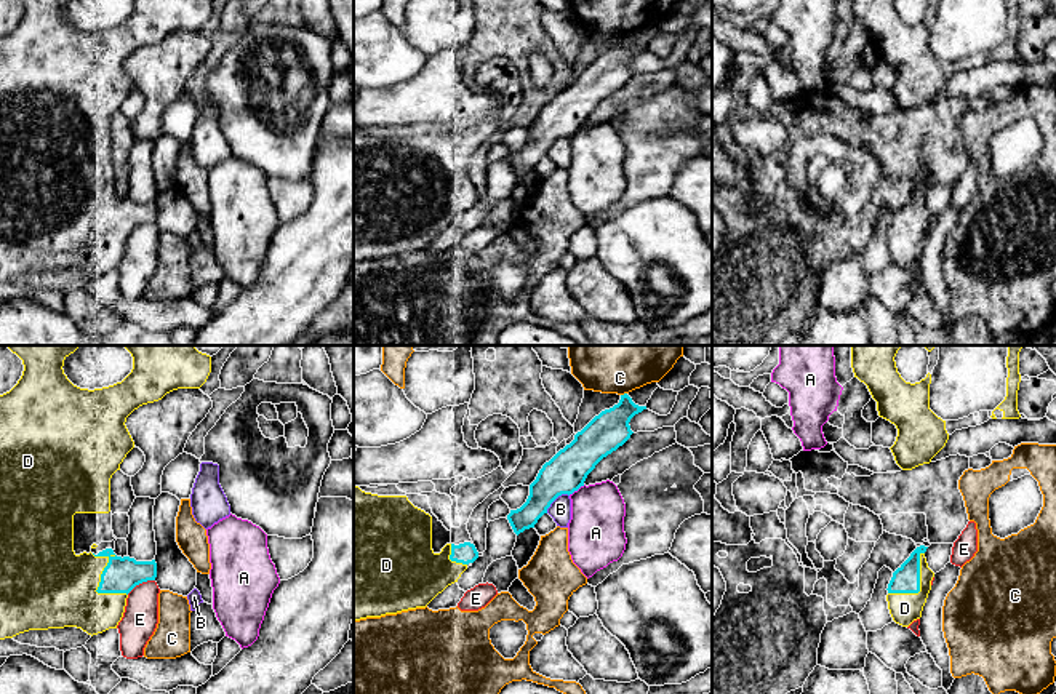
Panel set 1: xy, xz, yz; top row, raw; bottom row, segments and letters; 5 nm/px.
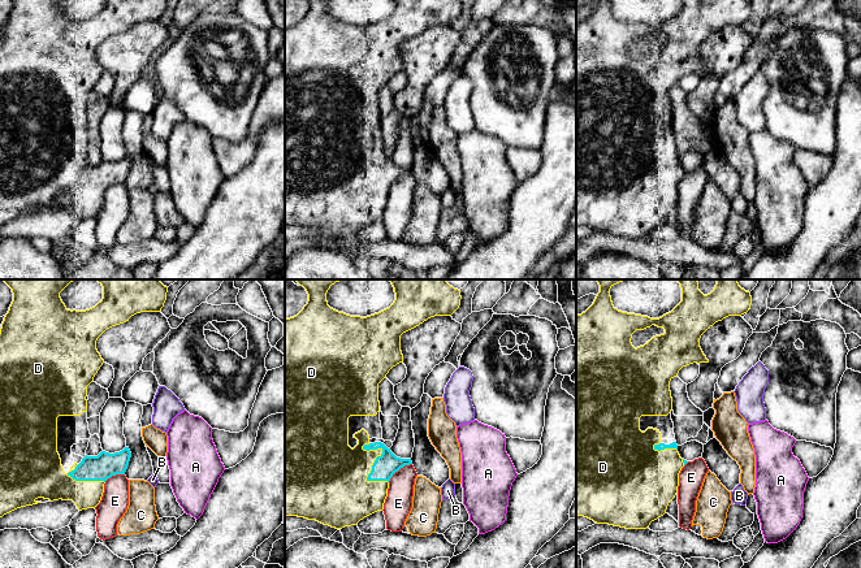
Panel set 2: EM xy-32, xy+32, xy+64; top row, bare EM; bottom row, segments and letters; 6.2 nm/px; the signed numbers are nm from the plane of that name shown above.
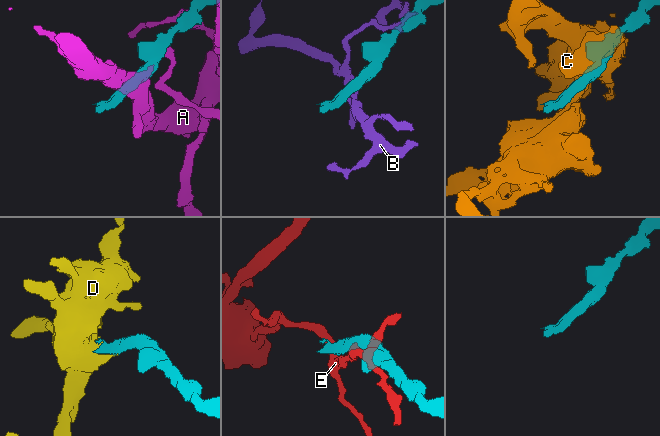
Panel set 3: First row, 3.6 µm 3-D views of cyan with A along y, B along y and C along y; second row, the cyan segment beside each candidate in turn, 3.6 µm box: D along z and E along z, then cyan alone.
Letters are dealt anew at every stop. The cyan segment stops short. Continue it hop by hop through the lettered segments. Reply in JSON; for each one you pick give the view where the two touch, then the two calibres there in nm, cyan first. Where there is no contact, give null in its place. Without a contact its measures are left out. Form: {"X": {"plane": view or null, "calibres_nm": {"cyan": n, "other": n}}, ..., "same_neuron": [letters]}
{"D": {"plane": "xy", "calibres_nm": {"cyan": 180, "other": 420}}, "same_neuron": ["D"]}

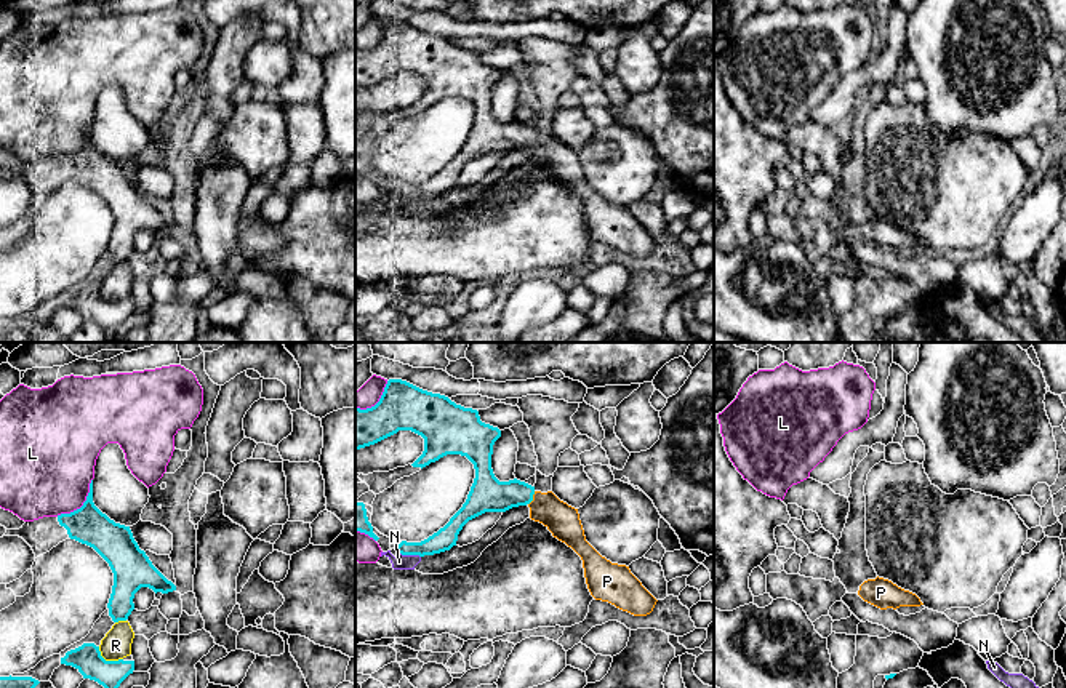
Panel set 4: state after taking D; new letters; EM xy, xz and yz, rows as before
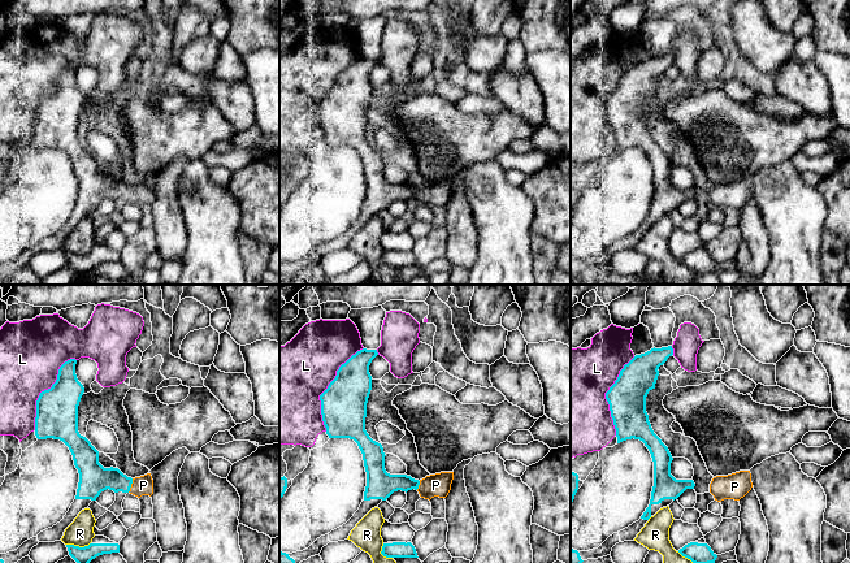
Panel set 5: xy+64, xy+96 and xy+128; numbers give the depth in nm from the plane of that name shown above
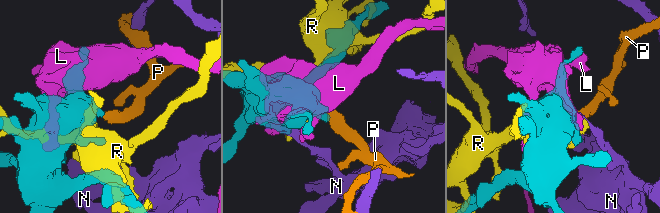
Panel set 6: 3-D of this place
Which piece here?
{"P": {"plane": "xz", "calibres_nm": {"cyan": 180, "other": 170}}, "same_neuron": ["P"]}

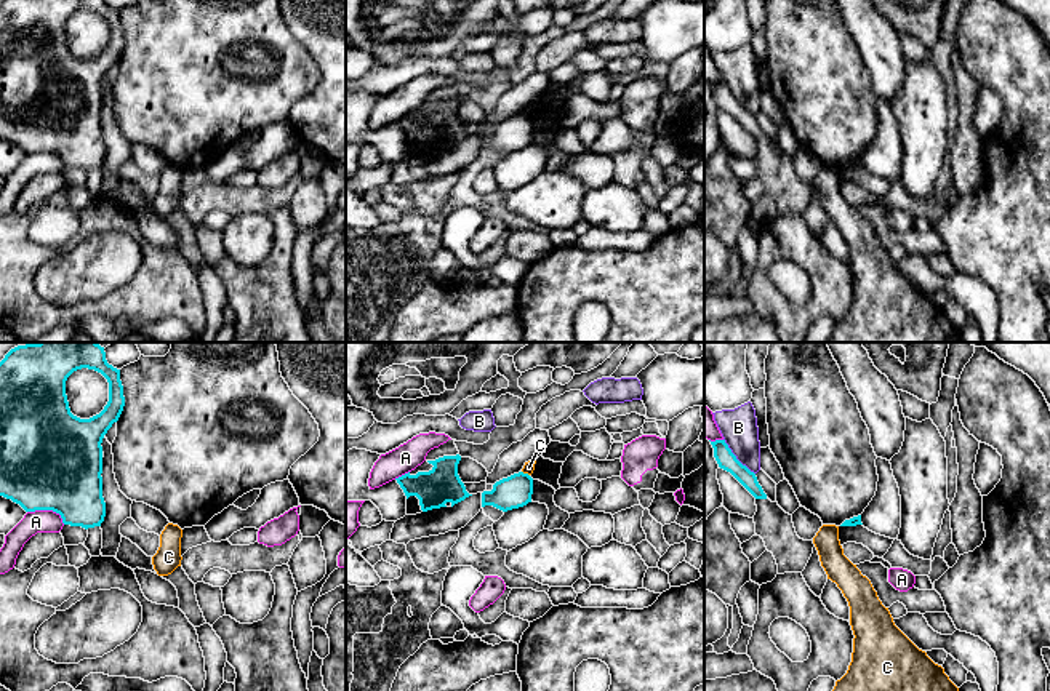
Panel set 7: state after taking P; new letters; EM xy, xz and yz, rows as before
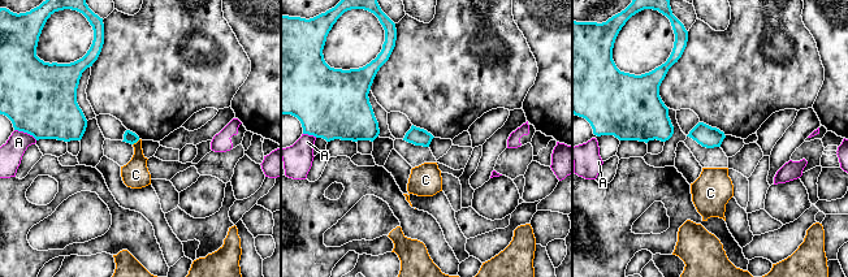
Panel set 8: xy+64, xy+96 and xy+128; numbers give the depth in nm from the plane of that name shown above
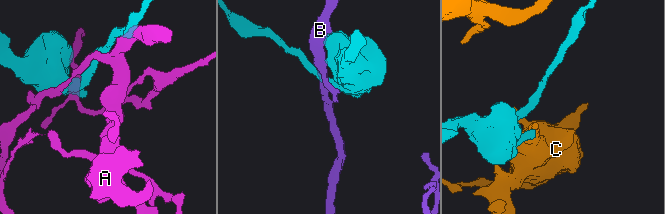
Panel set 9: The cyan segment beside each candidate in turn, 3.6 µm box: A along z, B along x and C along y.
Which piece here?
{"same_neuron": []}

